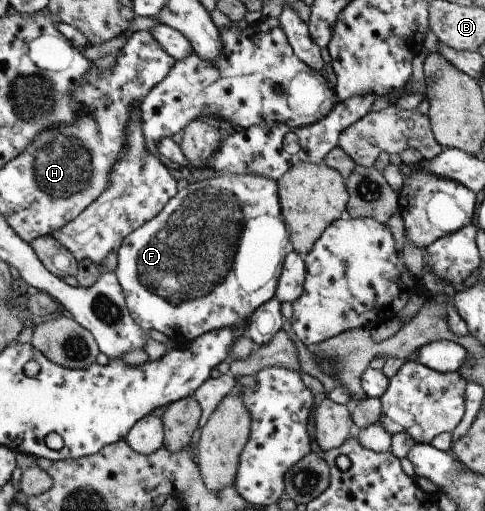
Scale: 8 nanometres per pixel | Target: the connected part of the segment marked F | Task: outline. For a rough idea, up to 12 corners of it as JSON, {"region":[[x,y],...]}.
{"region":[[276,181],[188,184],[116,251],[178,346],[247,323],[293,251]]}

